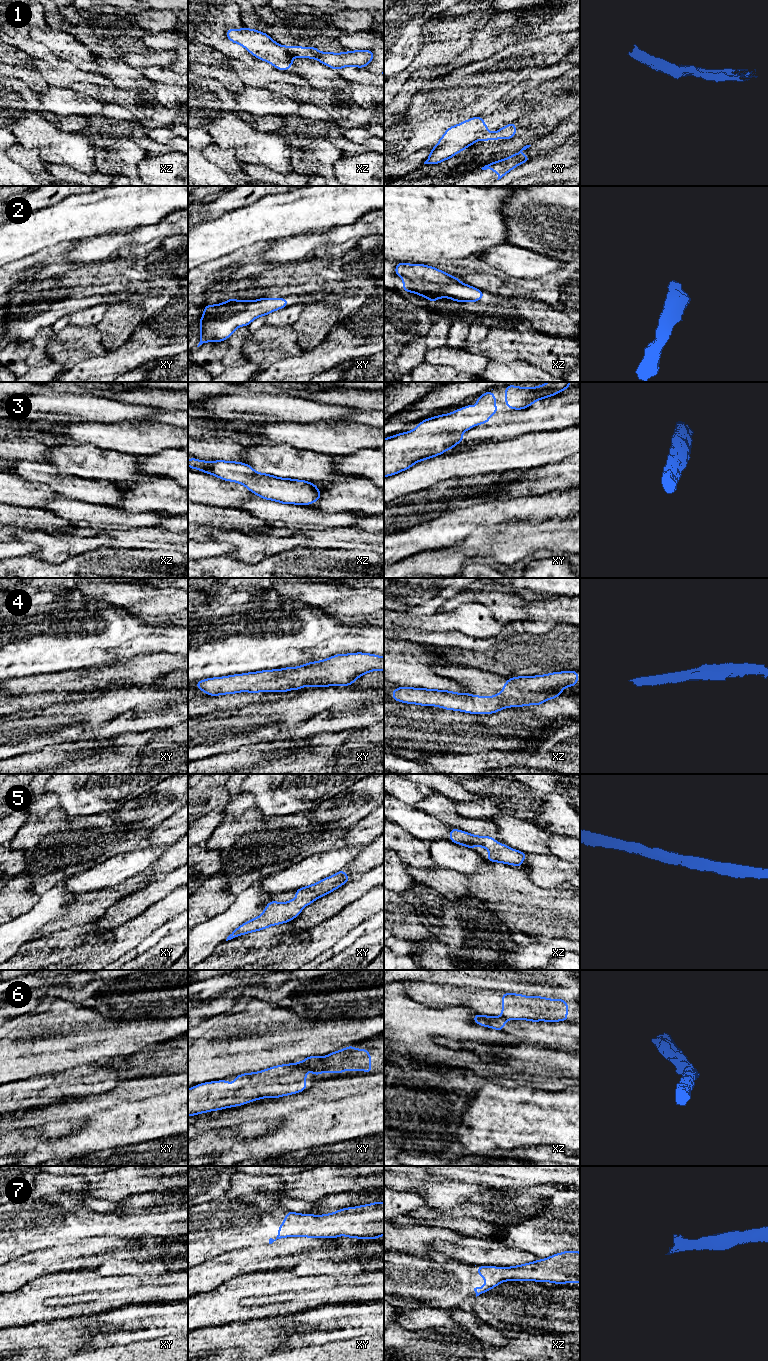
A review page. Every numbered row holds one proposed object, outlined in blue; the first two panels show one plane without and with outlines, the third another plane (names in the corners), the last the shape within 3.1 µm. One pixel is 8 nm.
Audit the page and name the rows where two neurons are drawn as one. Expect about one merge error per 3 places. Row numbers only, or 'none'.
1, 6

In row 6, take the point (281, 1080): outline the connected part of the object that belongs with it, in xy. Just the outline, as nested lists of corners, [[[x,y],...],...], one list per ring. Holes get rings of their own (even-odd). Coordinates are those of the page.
[[[301,1061],[235,1076],[233,1086],[226,1080],[201,1083],[188,1089],[188,1116],[241,1106],[261,1098],[279,1098],[303,1092],[306,1090],[307,1071],[307,1065]]]

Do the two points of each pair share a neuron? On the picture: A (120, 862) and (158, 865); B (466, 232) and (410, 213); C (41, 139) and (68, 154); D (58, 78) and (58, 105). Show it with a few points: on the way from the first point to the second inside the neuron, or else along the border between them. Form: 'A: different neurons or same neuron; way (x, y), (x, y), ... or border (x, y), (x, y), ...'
A: different neurons; border (168, 847), (148, 868)
B: same neuron; way (452, 218), (442, 213), (424, 213)
C: same neuron; way (48, 141), (61, 147)
D: different neurons; border (51, 85), (69, 88)

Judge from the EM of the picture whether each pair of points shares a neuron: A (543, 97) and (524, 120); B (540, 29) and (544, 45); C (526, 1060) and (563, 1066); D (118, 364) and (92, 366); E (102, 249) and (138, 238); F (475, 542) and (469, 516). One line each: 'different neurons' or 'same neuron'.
A: same neuron
B: different neurons
C: same neuron
D: same neuron
E: same neuron
F: different neurons

